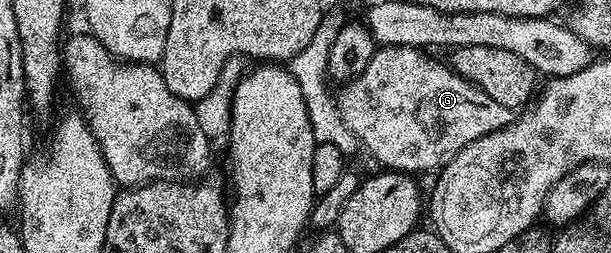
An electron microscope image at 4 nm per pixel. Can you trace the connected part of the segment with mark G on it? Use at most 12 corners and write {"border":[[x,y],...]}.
{"border":[[381,46],[335,96],[381,168],[439,173],[508,126],[418,47]]}

